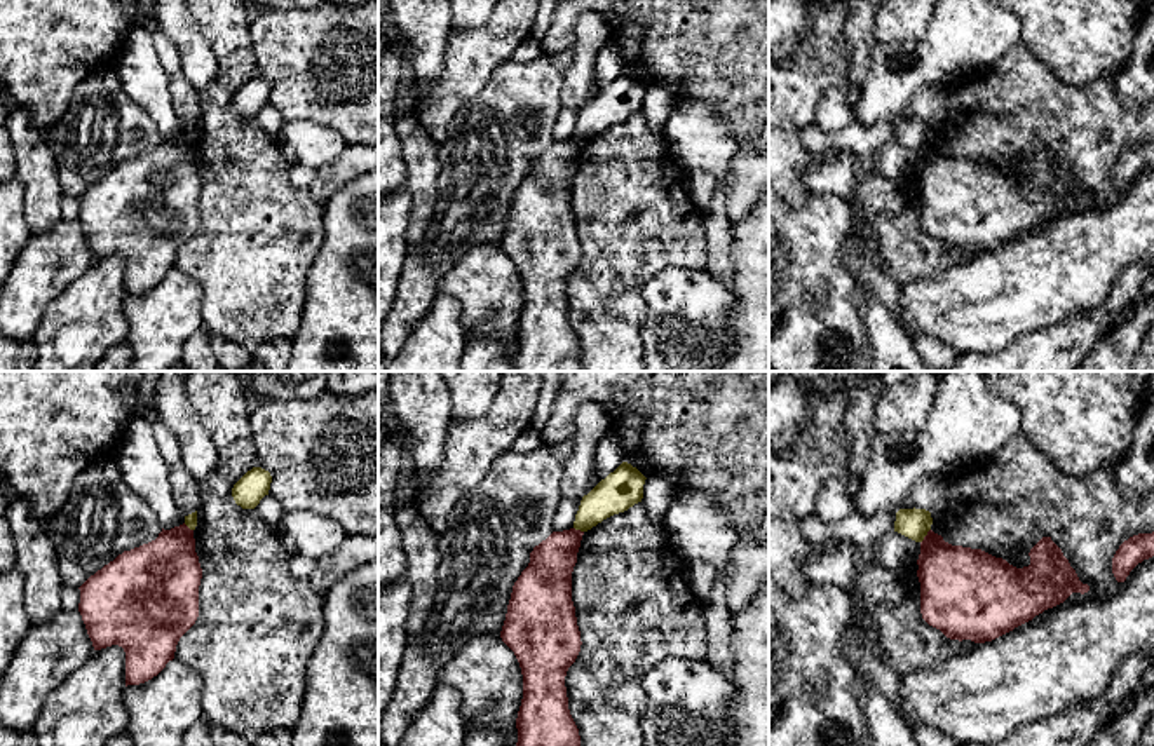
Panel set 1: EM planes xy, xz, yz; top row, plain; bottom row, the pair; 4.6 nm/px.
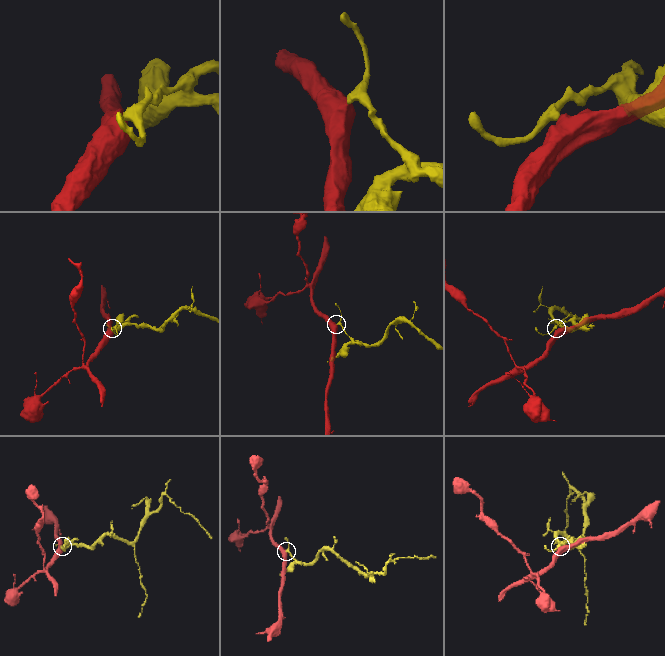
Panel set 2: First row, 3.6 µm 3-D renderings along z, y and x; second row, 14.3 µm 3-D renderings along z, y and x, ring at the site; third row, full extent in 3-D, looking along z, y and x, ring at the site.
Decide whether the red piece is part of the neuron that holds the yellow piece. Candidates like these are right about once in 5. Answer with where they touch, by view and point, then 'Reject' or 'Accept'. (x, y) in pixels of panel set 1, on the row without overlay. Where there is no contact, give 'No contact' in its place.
Touches yellow at yz (926, 143). Reject

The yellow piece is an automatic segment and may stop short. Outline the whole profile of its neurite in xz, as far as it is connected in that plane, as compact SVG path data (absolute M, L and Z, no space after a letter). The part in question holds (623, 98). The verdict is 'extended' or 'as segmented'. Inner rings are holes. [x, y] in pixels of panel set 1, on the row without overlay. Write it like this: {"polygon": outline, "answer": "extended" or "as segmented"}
{"polygon": "M628 71L582 106L574 138L587 141L603 129L624 122L643 108L645 85Z", "answer": "as segmented"}

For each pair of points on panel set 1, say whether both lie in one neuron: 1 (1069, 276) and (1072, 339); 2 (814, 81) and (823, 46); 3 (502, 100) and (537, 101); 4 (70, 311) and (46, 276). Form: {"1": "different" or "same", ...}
{"1": "different", "2": "same", "3": "same", "4": "different"}

